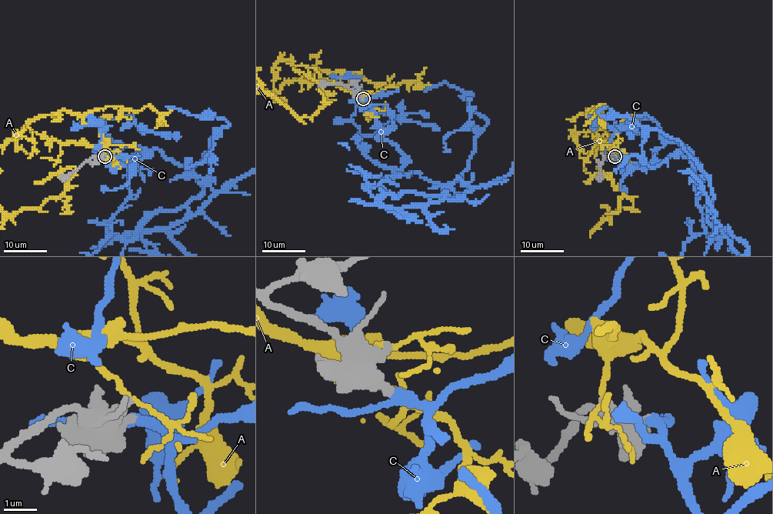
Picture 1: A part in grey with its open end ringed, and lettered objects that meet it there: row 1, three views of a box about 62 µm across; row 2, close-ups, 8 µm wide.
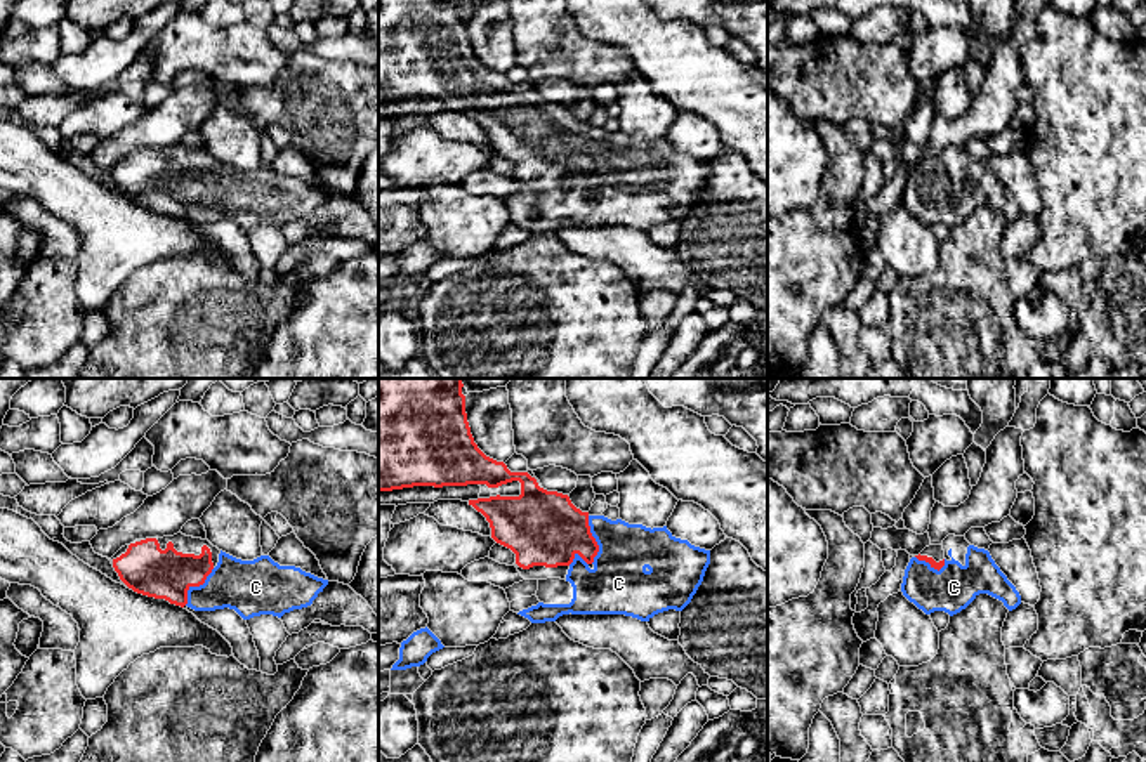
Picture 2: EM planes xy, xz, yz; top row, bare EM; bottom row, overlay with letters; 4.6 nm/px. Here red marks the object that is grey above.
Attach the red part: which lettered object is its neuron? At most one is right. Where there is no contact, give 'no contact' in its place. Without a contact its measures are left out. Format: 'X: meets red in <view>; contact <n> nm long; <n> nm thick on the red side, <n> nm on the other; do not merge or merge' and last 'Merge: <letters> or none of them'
A: no contact; do not merge
C: meets red in xy; contact 220 nm long; 240 nm thick on the red side, 260 nm on the other; merge
Merge: C

